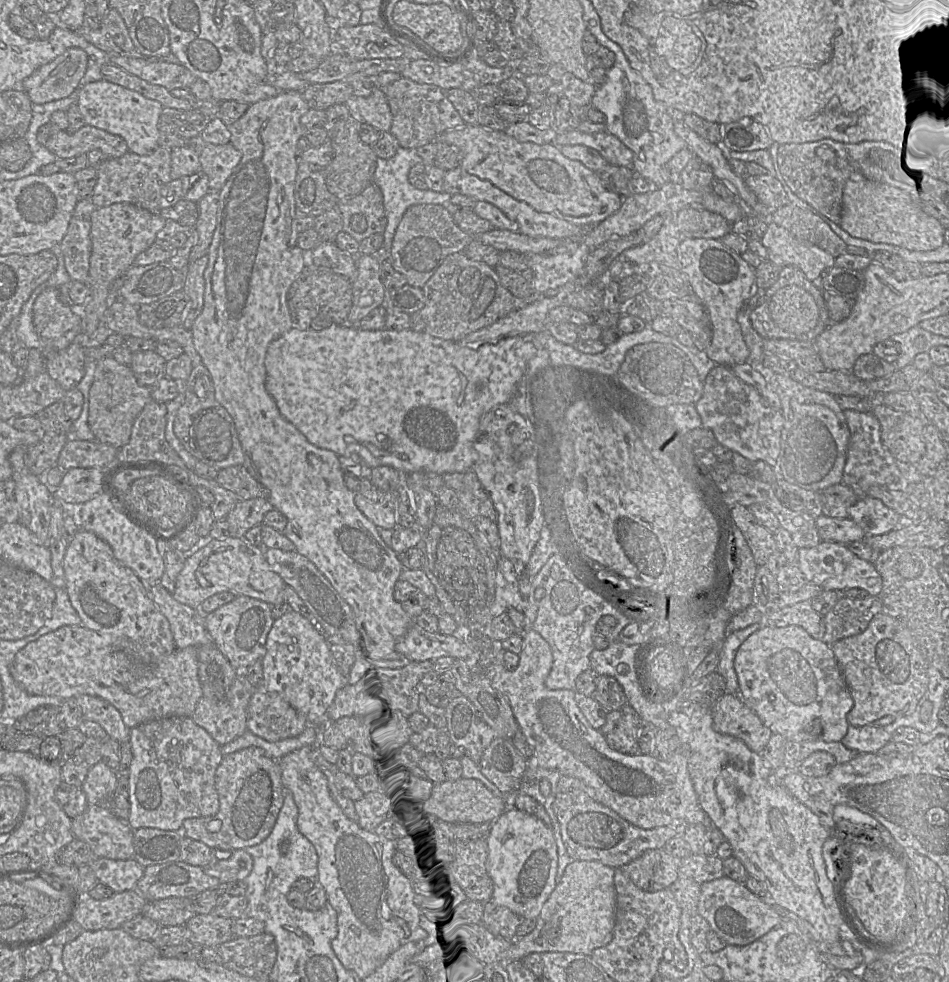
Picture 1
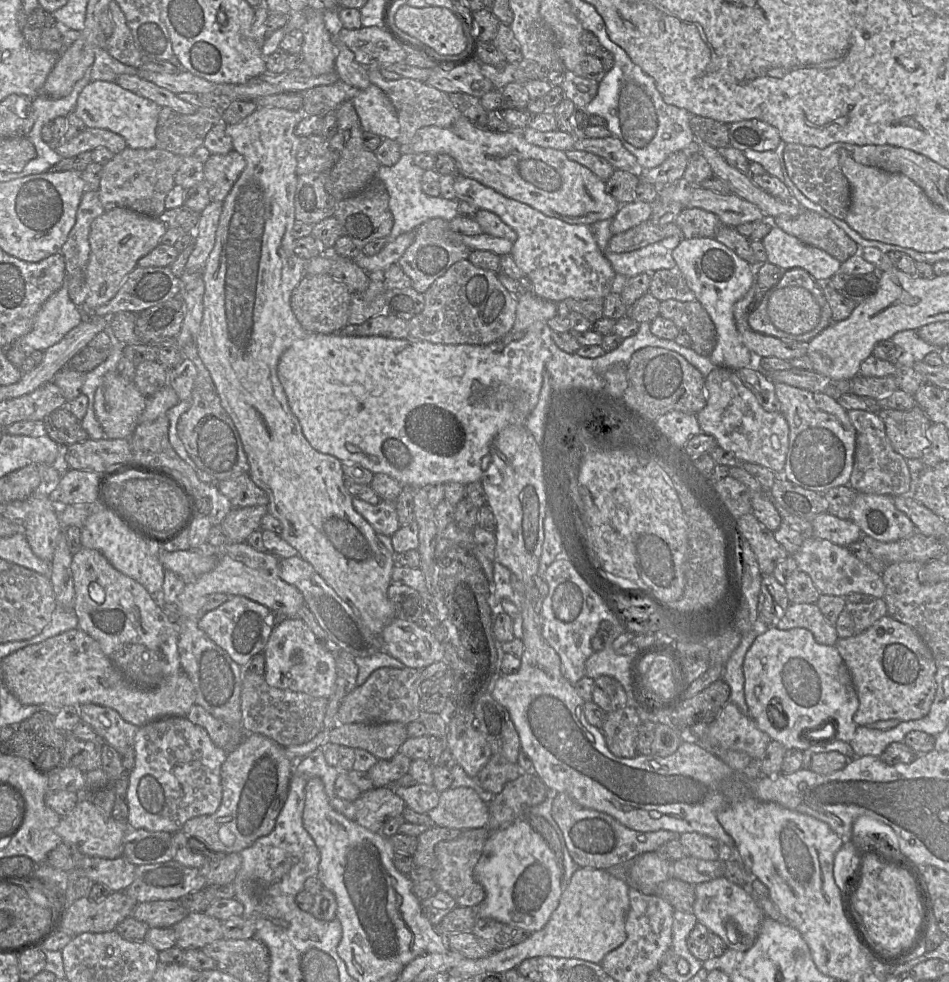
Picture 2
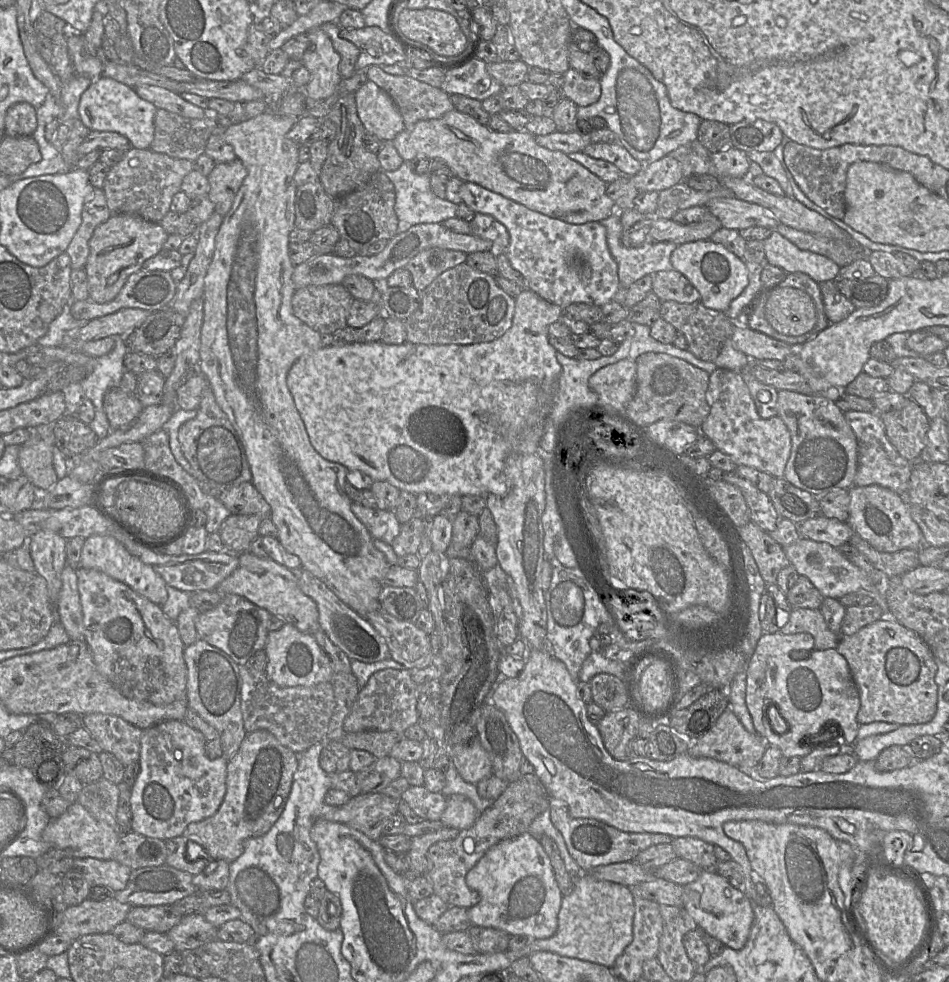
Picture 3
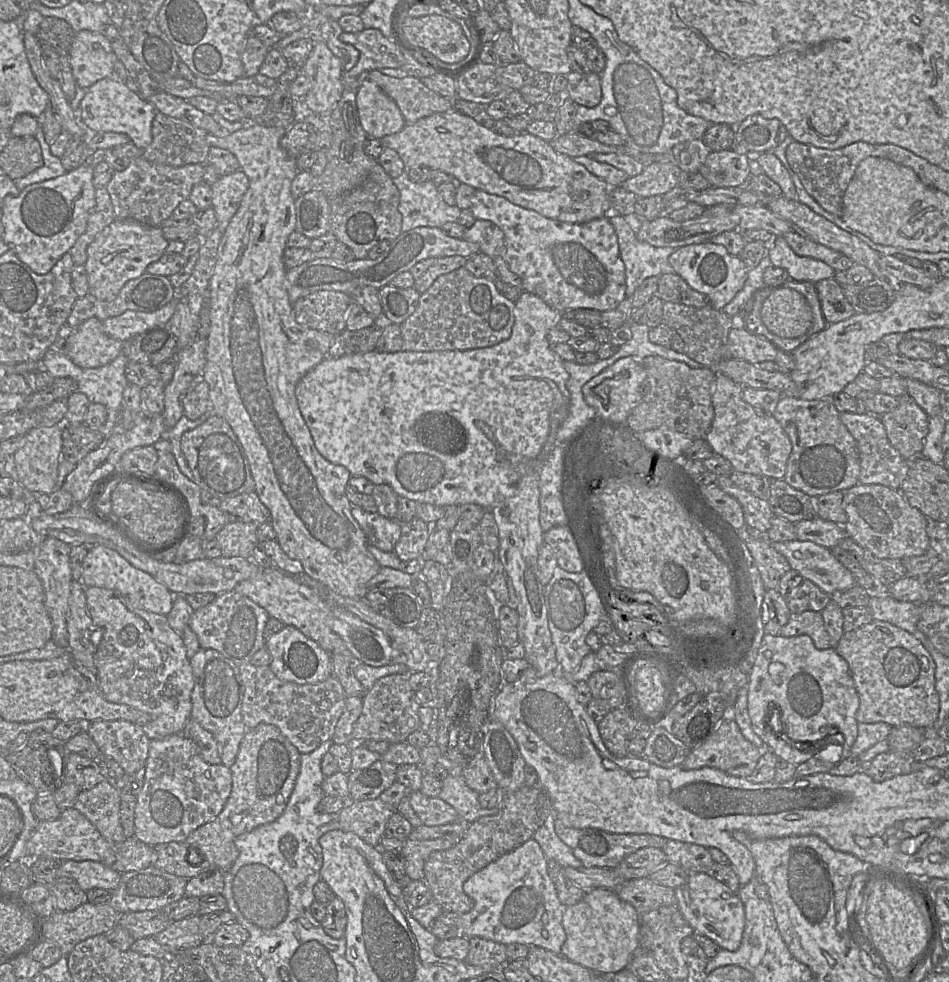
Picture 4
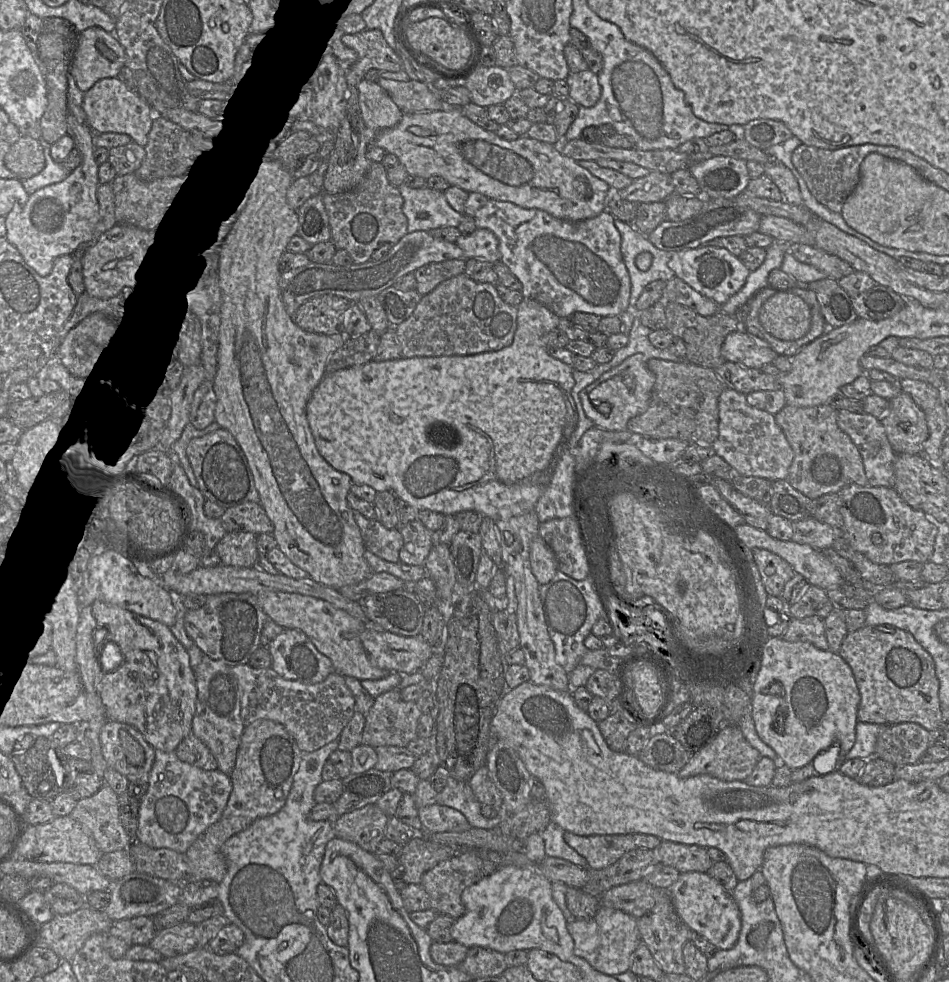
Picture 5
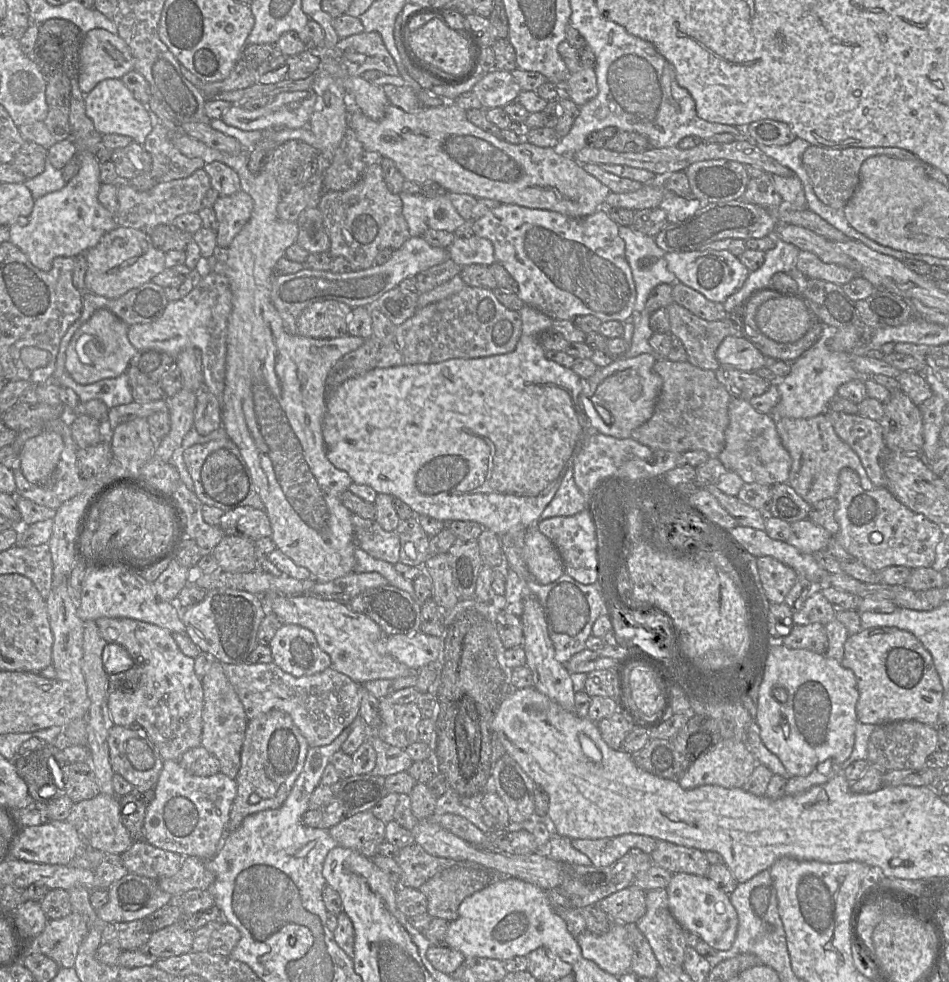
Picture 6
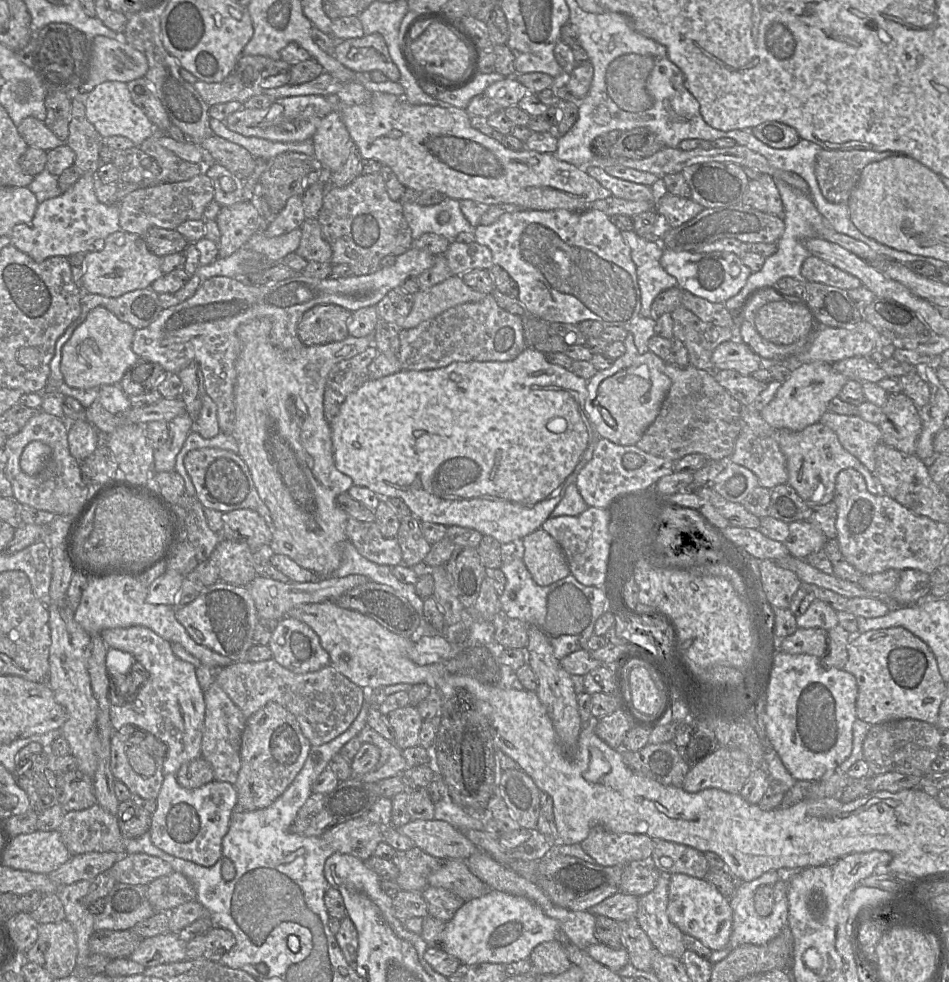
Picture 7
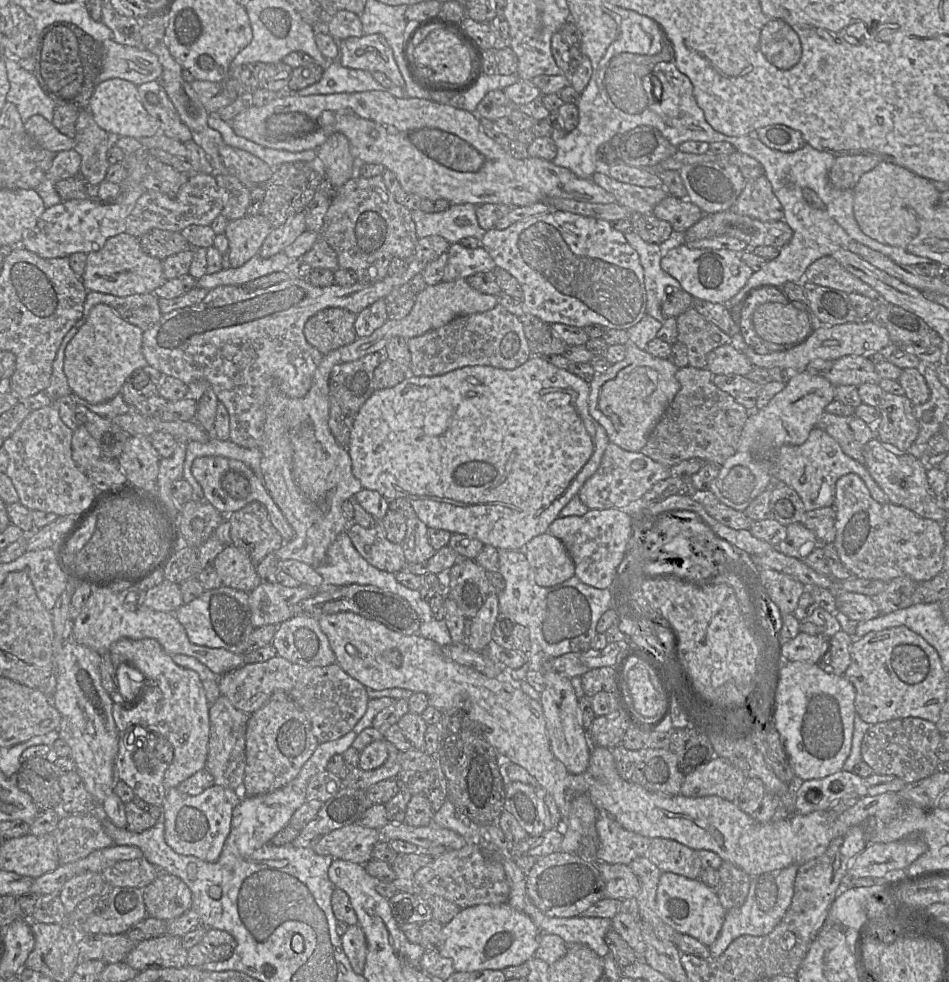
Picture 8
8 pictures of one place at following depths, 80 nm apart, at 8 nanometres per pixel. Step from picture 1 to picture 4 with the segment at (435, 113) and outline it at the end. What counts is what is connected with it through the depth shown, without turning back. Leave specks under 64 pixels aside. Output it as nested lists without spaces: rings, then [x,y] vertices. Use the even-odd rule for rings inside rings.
[[[372,70],[369,79],[395,101],[406,124],[453,109],[452,100],[432,91],[416,77],[395,78]]]

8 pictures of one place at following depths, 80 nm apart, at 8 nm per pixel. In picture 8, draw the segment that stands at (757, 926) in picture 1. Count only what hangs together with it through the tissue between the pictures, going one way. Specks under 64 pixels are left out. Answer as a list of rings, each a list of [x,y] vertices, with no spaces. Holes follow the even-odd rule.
[[[662,872],[656,894],[657,912],[661,920],[676,932],[687,934],[710,947],[719,936],[726,910],[718,894],[699,879],[689,879],[671,872]]]

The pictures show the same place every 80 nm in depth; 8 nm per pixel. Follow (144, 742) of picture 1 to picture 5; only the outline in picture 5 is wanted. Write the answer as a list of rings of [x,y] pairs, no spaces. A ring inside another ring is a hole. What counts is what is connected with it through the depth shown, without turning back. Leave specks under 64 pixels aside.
[[[156,750],[147,790],[139,801],[136,840],[151,848],[186,854],[196,839],[221,818],[231,792],[230,776],[219,769],[205,771],[181,761],[176,752]]]

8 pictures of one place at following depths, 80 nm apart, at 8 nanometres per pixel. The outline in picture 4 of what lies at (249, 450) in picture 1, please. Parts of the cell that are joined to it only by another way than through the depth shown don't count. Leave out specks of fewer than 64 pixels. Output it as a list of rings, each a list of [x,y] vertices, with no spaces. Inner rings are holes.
[[[249,122],[244,128],[230,133],[227,136],[218,137],[211,134],[207,134],[206,136],[206,141],[209,147],[225,149],[236,157],[239,163],[239,169],[243,171],[248,178],[249,186],[237,212],[223,231],[217,250],[216,263],[209,281],[210,323],[206,336],[206,364],[203,371],[203,379],[209,386],[211,413],[226,420],[244,450],[252,478],[255,482],[255,492],[271,513],[270,523],[276,532],[276,540],[282,550],[291,559],[301,562],[305,574],[319,581],[335,593],[349,598],[364,598],[365,593],[368,591],[368,581],[380,572],[381,566],[369,552],[366,536],[351,513],[352,504],[346,496],[346,487],[348,486],[352,474],[346,467],[328,461],[319,453],[315,447],[311,432],[301,414],[295,394],[298,382],[311,369],[328,357],[329,349],[333,344],[336,335],[331,335],[299,324],[295,320],[293,304],[289,300],[286,285],[287,270],[283,258],[288,238],[296,229],[295,199],[291,193],[291,185],[299,169],[297,165],[297,157],[290,154],[280,145],[280,140],[287,130],[288,129],[282,127],[267,127],[258,122]]]

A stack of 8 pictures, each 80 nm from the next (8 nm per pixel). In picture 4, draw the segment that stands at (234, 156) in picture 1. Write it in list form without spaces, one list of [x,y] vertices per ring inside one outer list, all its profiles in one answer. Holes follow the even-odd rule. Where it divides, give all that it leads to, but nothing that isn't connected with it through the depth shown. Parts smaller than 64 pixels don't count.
[[[238,169],[232,174],[220,176],[210,187],[212,207],[216,214],[217,227],[224,231],[237,212],[248,189],[246,174]]]

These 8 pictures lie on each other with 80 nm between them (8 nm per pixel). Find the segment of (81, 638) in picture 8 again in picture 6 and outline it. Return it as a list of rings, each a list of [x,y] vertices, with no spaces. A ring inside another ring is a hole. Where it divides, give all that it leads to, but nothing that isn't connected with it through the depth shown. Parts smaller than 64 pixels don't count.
[[[122,566],[102,570],[91,569],[84,581],[77,614],[83,621],[96,621],[101,617],[130,618],[154,624],[171,633],[186,633],[180,609],[171,602],[160,600],[153,583],[147,582],[139,573]]]

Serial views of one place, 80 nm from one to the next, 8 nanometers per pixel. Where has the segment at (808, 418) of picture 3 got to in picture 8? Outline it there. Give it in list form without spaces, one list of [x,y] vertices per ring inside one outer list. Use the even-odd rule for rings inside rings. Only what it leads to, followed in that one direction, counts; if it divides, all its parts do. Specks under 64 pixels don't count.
[[[814,427],[801,445],[783,445],[774,463],[774,480],[793,488],[800,496],[806,511],[833,506],[837,480],[848,473],[857,474],[866,484],[871,497],[880,504],[890,503],[887,495],[871,477],[866,467],[846,455],[838,442],[824,430]]]

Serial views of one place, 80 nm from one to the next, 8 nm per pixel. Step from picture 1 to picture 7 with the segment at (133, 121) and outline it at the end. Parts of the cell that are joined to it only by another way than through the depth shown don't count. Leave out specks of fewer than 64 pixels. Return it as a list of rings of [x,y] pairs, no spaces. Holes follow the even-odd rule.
[[[119,81],[103,82],[89,92],[85,97],[85,112],[87,120],[104,139],[122,136],[130,139],[135,146],[140,146],[157,129],[132,101],[127,83]]]

